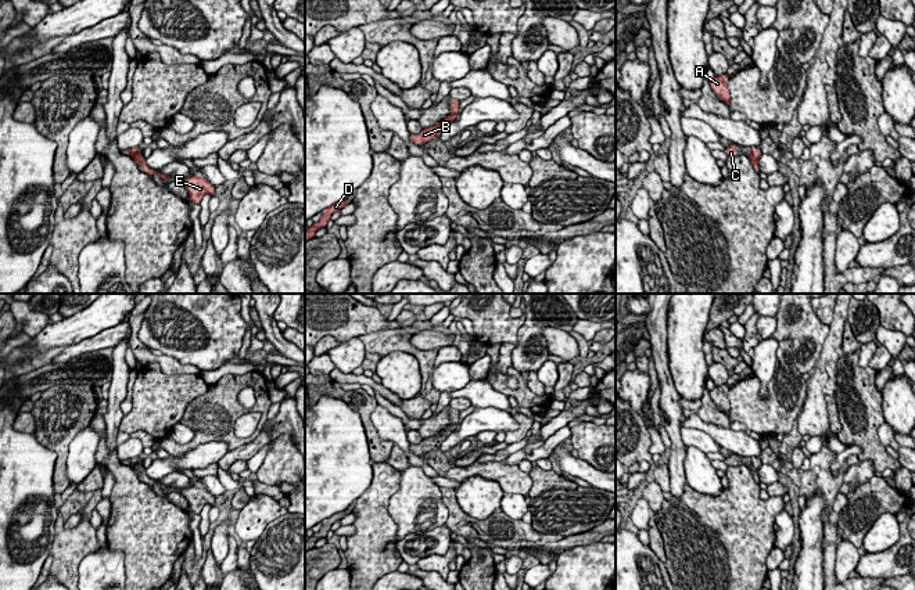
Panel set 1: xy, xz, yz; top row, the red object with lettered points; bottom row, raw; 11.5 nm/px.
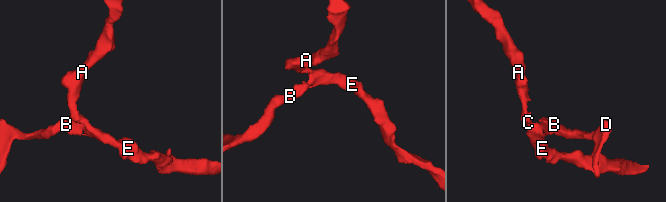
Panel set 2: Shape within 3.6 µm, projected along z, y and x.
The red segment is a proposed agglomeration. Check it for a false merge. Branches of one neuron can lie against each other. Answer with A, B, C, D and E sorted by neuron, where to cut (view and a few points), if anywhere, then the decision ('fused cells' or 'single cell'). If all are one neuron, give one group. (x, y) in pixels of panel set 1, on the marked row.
groups A B C D E; cut none; single cell

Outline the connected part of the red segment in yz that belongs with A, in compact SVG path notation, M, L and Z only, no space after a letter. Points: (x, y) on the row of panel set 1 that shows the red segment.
M726 73L720 75L720 76L714 76L710 80L710 86L713 89L713 91L731 107L731 94L728 90L728 80L729 76Z

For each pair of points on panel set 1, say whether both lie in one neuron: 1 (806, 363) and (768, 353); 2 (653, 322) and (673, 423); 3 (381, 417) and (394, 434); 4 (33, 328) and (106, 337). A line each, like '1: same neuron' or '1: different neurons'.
1: different neurons
2: same neuron
3: same neuron
4: different neurons

